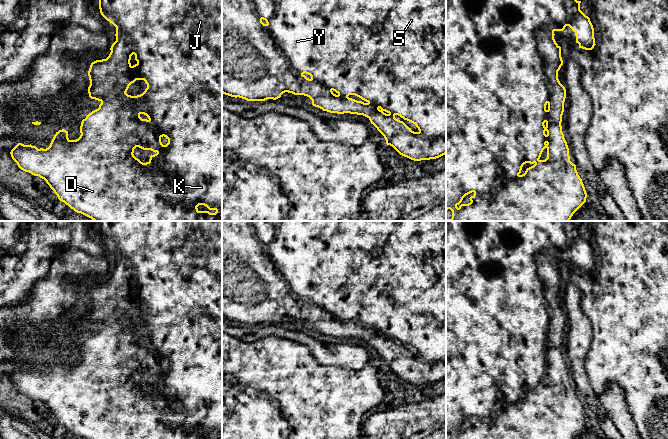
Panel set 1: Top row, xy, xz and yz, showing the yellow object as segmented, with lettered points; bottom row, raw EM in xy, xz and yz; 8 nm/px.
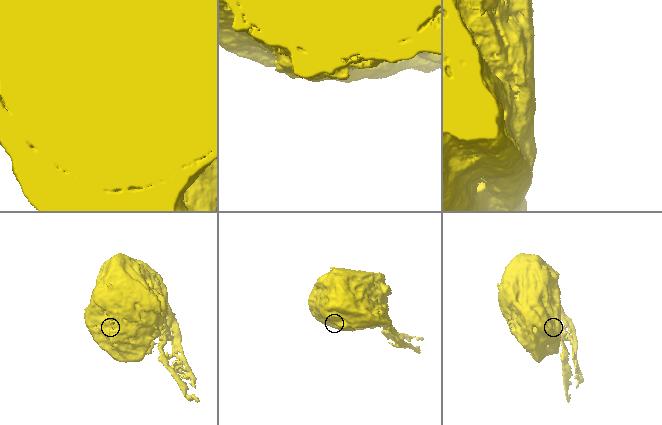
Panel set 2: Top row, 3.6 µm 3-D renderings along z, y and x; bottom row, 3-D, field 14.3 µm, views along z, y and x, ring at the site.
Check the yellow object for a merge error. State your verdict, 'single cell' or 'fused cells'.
fused cells

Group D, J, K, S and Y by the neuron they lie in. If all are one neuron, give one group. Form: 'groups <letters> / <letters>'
groups D / J K S Y

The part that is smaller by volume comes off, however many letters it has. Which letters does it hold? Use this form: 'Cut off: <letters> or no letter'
Cut off: D

